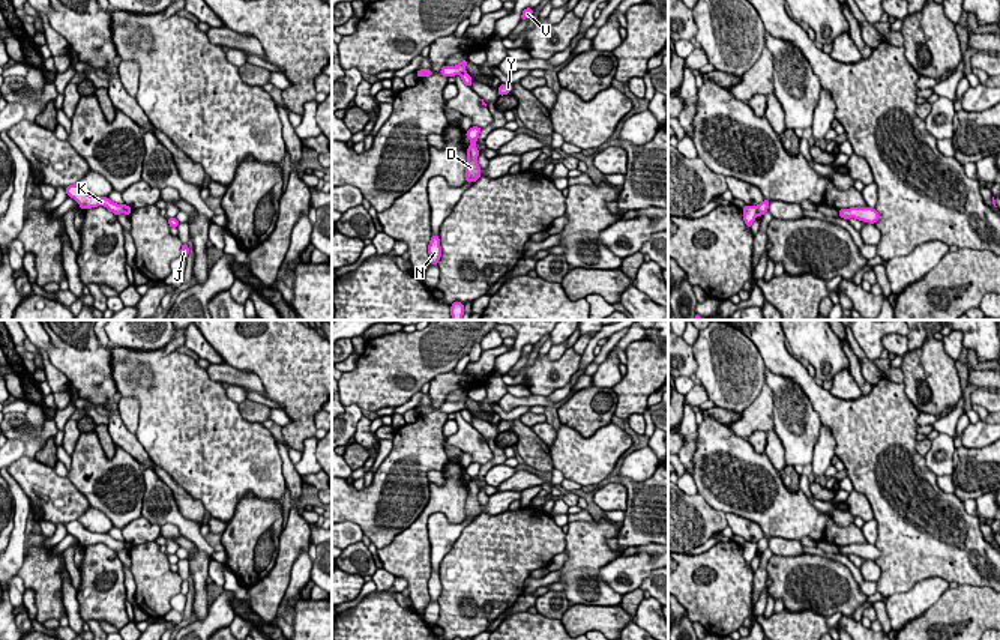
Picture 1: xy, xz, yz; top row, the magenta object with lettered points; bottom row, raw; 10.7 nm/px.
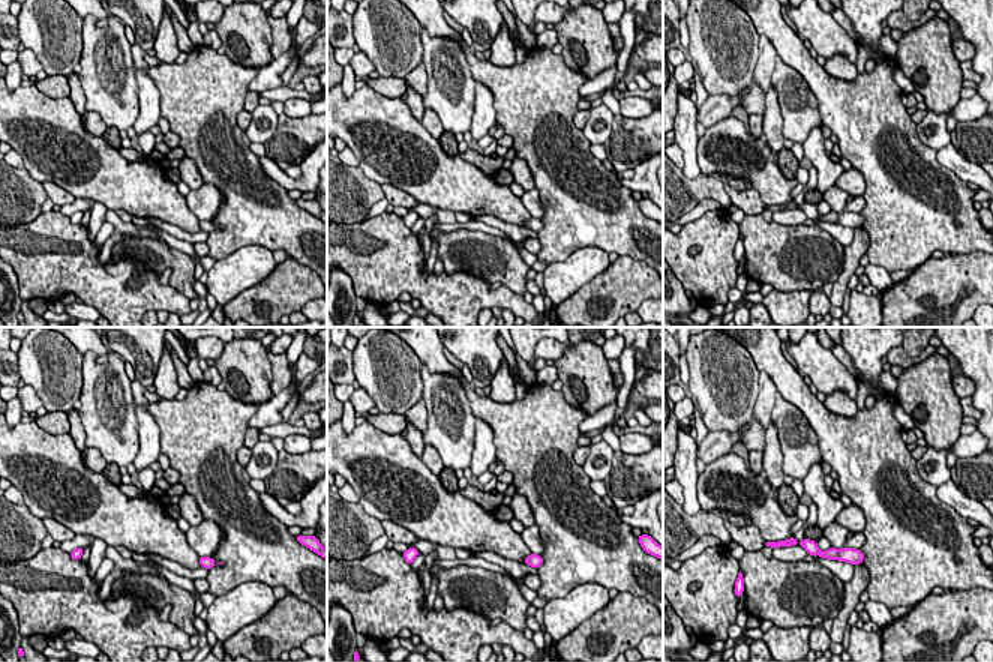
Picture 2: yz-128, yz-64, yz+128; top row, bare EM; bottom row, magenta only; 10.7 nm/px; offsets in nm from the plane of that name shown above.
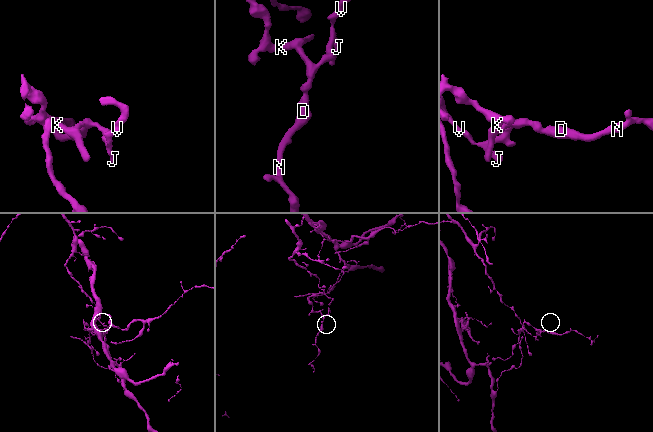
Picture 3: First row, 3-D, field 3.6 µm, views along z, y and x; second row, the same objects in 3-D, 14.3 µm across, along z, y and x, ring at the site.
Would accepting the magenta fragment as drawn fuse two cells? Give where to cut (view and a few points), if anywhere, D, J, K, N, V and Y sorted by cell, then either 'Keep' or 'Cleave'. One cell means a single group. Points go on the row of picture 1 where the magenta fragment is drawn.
Split along yz (756, 206), (759, 214). Groups: D J N V Y / K. Cleave

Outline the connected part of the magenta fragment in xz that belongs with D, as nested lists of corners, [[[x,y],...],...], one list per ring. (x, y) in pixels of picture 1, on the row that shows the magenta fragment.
[[[471,126],[467,132],[465,137],[471,141],[471,144],[467,147],[467,164],[465,164],[465,183],[467,182],[476,182],[477,179],[480,179],[480,167],[477,165],[477,156],[479,156],[479,150],[474,146],[474,143],[479,138],[480,134],[479,126]]]

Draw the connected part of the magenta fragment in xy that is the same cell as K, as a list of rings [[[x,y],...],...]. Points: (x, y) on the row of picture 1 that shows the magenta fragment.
[[[78,183],[66,186],[66,194],[80,204],[80,209],[87,210],[92,207],[104,206],[114,215],[125,213],[129,216],[126,204],[116,204],[108,197],[90,195]]]

